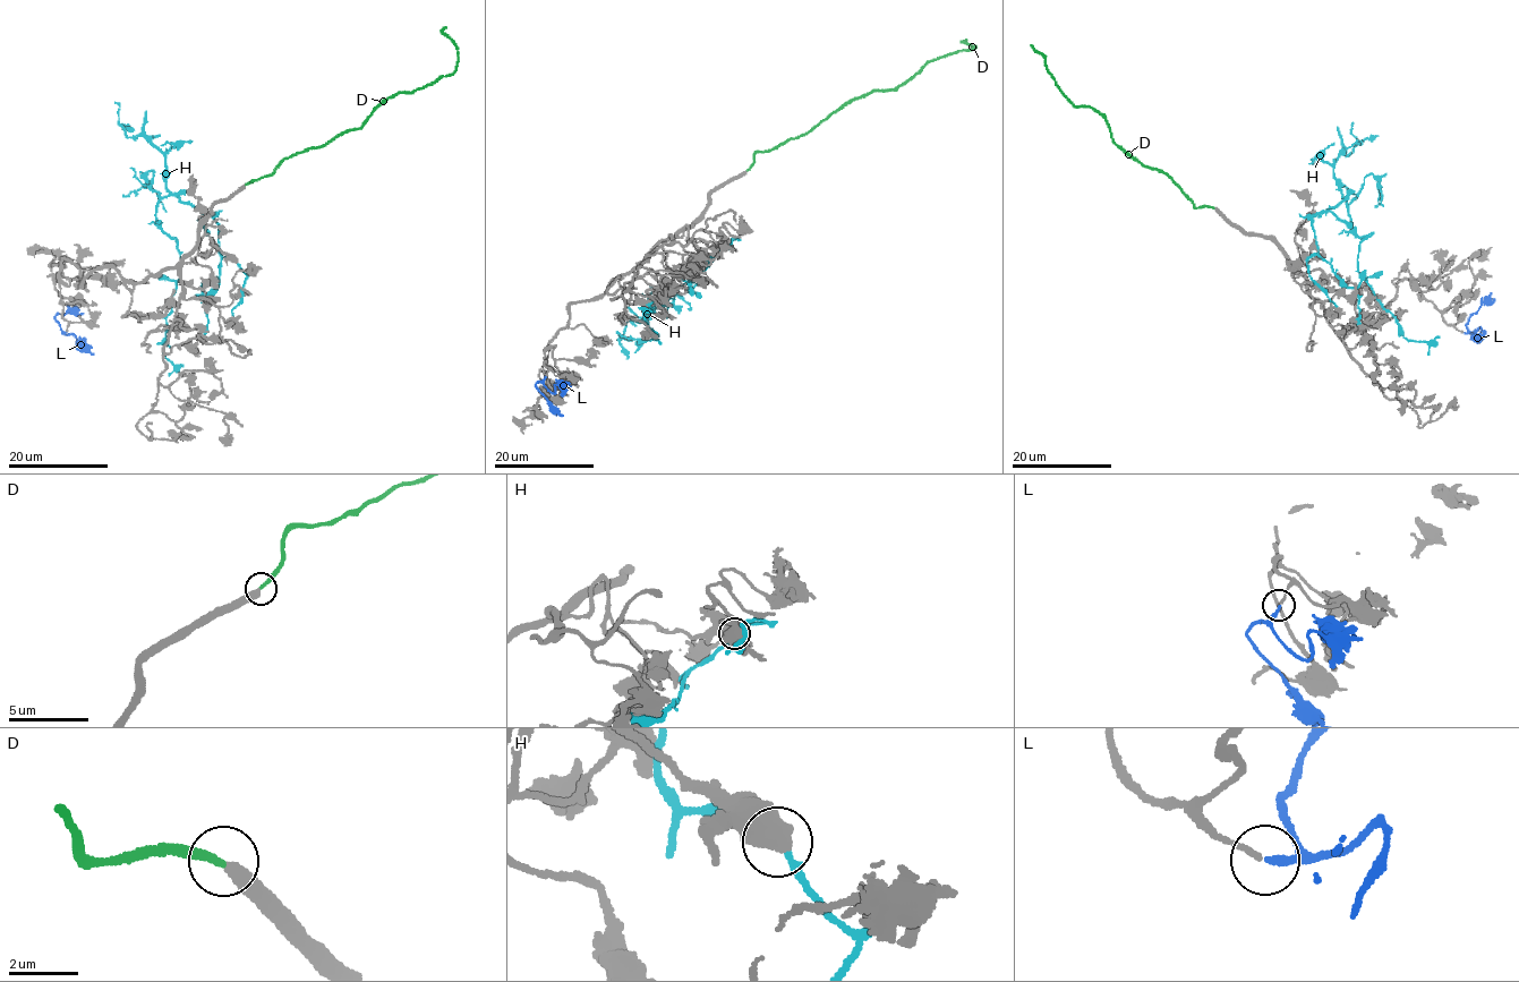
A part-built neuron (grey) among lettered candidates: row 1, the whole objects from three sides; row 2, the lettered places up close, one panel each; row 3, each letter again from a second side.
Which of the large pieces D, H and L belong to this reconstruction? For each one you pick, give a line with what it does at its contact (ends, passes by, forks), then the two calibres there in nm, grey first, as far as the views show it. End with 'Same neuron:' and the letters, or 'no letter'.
L: It ends there. Thickness 140 nm (grey) against 200 nm
Same neuron: L

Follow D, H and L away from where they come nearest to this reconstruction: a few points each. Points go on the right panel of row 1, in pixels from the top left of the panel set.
D: (1214, 207), (1194, 206), (1171, 178), (1118, 147), (1099, 112), (1074, 105), (1056, 85), (1046, 57), (1030, 44)
H: (1307, 257), (1317, 250), (1312, 218), (1346, 198), (1351, 230), (1367, 237), (1357, 271), (1405, 338), (1439, 336)
L: (1464, 333), (1468, 331), (1467, 323), (1483, 302), (1494, 298)

